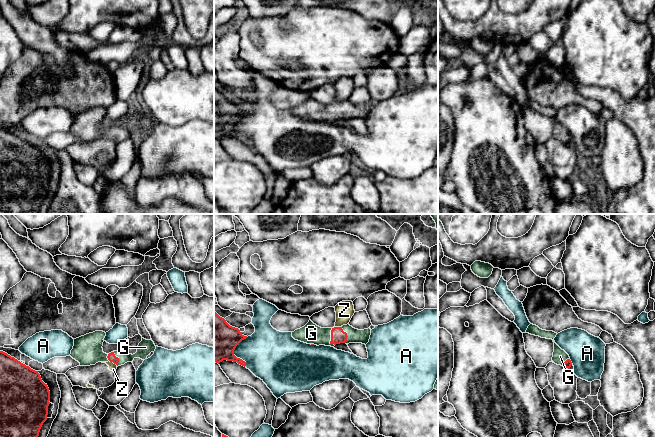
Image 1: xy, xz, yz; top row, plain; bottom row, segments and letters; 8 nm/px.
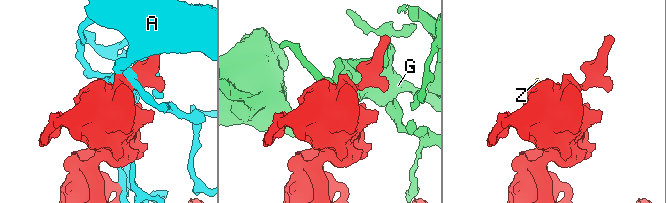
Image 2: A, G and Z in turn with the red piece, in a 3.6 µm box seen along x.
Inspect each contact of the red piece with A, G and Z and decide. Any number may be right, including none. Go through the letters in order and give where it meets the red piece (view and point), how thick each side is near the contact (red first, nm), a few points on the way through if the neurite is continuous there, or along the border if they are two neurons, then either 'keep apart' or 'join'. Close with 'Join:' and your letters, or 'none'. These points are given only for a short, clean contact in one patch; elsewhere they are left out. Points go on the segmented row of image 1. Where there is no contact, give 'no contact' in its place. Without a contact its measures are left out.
A: xz (233, 352) | 360/340 nm | keep apart
G: xz (331, 337) | 120/160 nm | join
Z: xy (113, 362) | 70/60 nm | along xy (109, 360), (116, 365) | keep apart
Join: G

